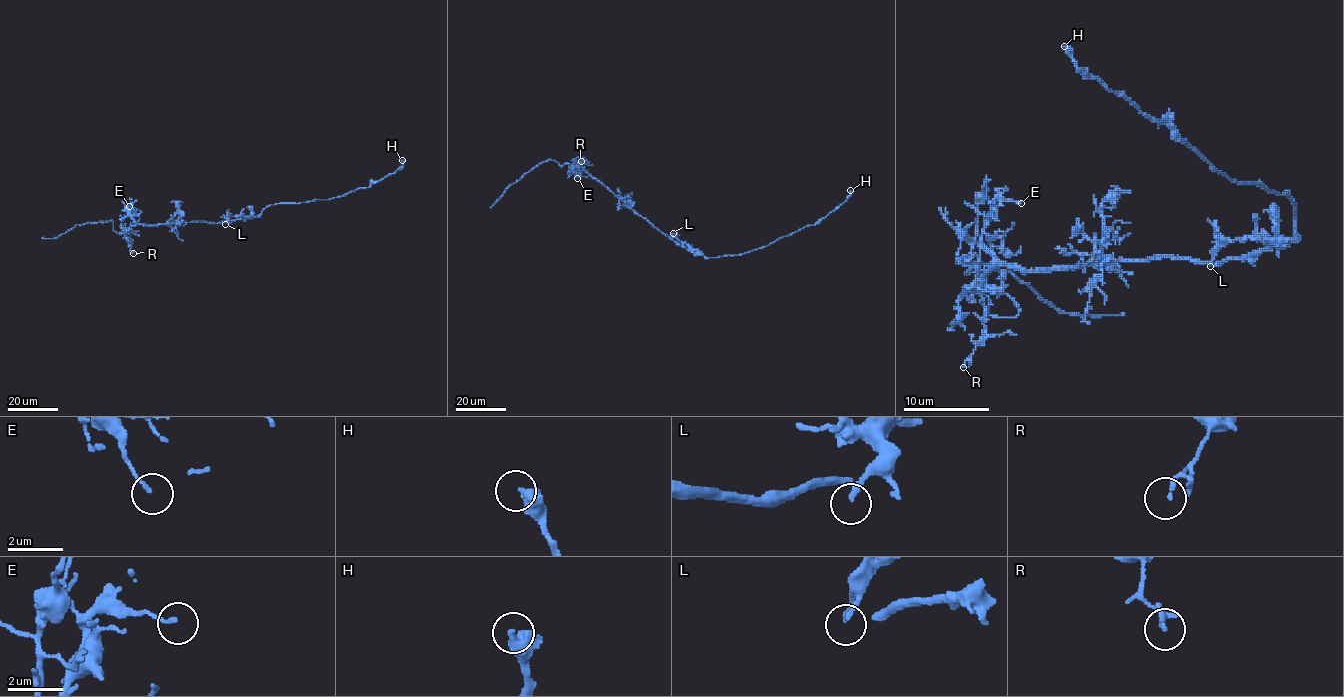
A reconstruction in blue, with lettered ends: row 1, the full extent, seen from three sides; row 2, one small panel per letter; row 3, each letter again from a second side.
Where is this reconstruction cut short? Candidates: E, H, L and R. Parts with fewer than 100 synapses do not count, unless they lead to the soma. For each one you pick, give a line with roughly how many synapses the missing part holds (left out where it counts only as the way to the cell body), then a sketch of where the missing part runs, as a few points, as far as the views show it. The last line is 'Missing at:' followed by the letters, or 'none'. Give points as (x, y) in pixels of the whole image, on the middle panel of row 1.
Missing at: none

